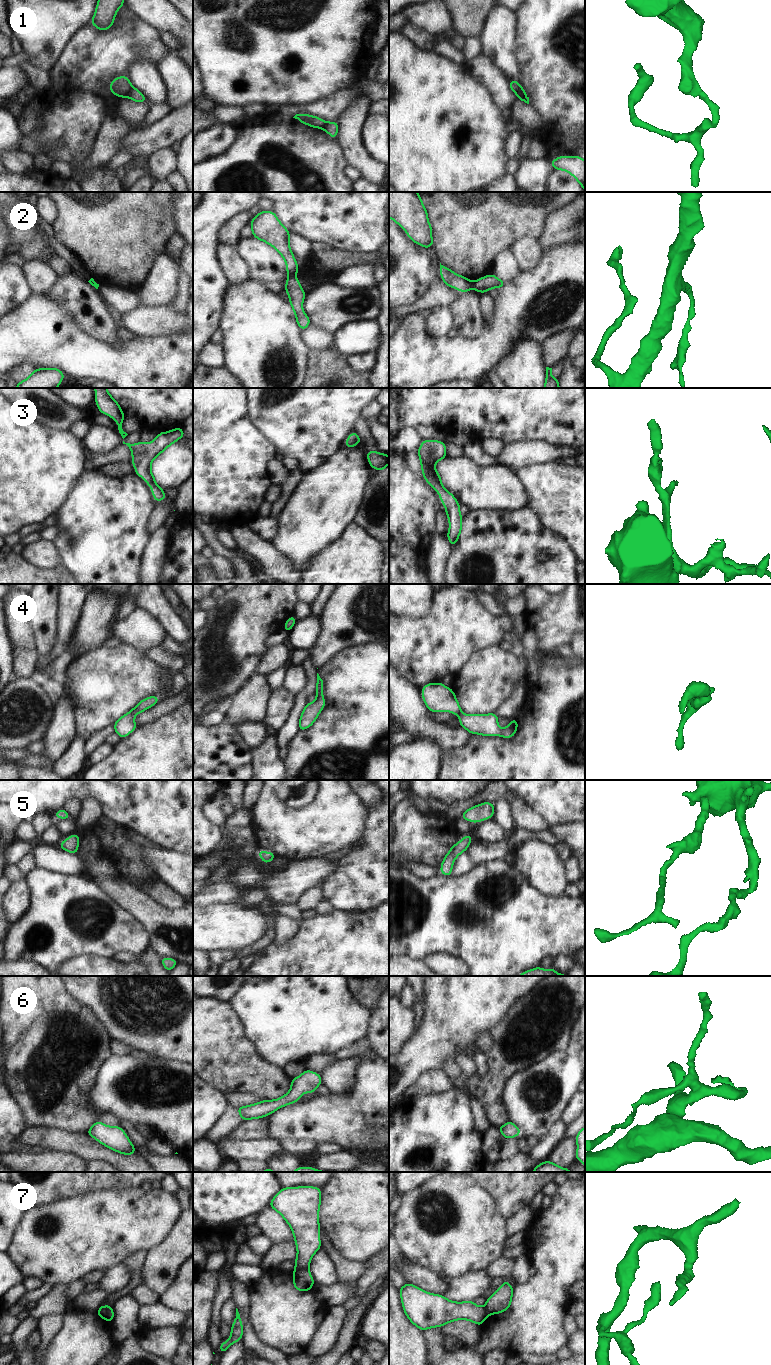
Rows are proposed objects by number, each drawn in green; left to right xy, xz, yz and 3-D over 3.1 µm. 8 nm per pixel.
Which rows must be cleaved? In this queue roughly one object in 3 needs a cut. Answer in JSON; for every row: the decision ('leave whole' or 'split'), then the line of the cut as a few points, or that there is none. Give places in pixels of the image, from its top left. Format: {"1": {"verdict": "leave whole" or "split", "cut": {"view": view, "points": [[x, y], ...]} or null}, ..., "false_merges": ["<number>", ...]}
{"1": {"verdict": "split", "cut": {"view": "xy", "points": [[133, 87], [127, 96]]}}, "2": {"verdict": "split", "cut": {"view": "xz", "points": [[294, 274], [289, 276]]}}, "3": {"verdict": "leave whole", "cut": null}, "4": {"verdict": "leave whole", "cut": null}, "5": {"verdict": "leave whole", "cut": null}, "6": {"verdict": "leave whole", "cut": null}, "7": {"verdict": "split", "cut": {"view": "xz", "points": [[307, 1268], [295, 1270]]}}, "false_merges": ["1", "2", "7"]}

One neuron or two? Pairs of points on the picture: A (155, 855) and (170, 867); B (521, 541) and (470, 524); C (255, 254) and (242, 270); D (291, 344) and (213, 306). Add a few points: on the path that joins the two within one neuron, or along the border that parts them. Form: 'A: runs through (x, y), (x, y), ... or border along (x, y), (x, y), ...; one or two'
A: runs through (159, 859), (166, 864); one
B: runs through (508, 540), (491, 523), (483, 524); one
C: border along (235, 246), (238, 255), (249, 269), (250, 279); two
D: border along (228, 288), (225, 294), (224, 313), (218, 327); two

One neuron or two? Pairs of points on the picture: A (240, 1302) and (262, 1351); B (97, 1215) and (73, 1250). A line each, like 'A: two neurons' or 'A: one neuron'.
A: one neuron
B: one neuron

